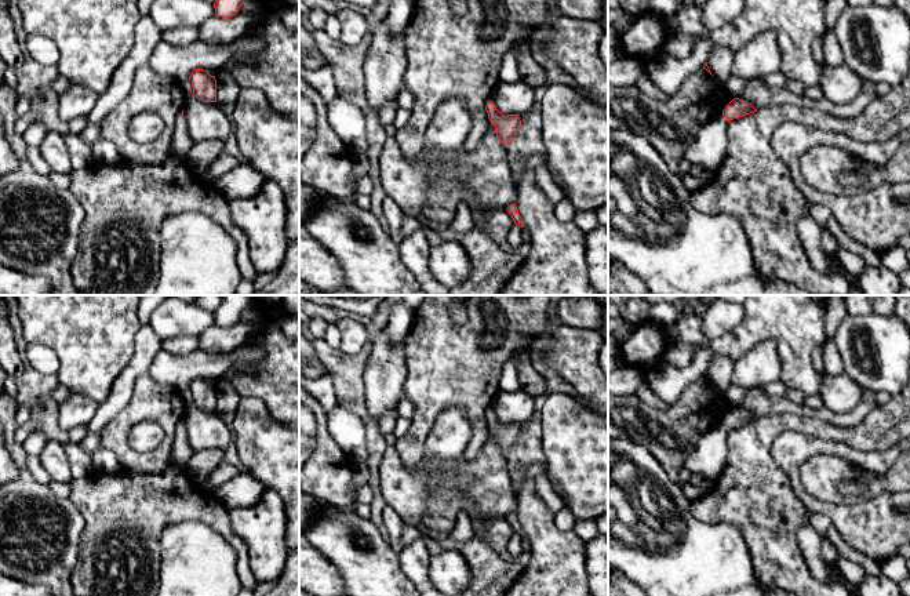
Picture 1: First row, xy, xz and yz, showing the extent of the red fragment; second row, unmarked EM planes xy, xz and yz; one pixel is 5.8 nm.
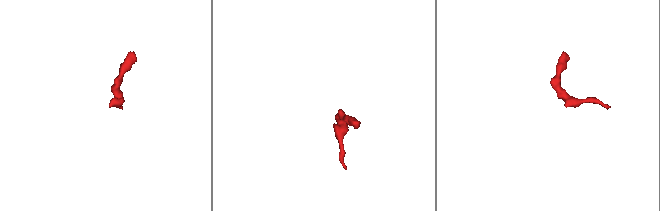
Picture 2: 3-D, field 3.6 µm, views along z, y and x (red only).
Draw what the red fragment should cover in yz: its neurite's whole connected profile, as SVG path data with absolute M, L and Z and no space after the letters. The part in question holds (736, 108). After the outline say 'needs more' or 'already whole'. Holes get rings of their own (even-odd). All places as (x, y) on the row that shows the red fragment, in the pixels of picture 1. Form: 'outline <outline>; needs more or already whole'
outline M734 98L722 113L705 124L685 150L684 159L703 171L716 172L727 150L727 126L729 120L757 112L747 101Z; needs more

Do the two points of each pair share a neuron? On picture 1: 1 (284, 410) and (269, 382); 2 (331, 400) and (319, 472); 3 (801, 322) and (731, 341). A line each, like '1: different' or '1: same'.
1: same
2: different
3: same

